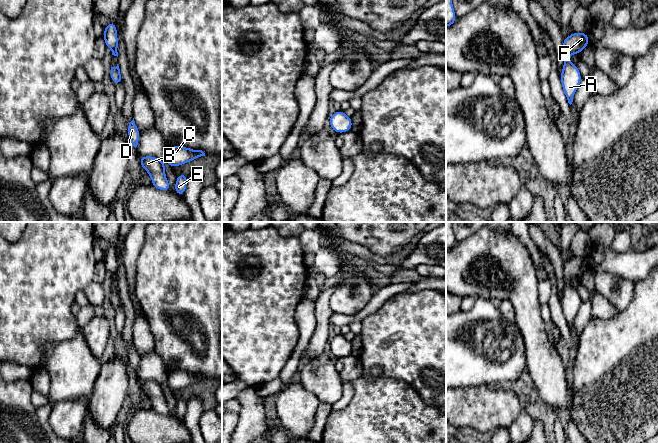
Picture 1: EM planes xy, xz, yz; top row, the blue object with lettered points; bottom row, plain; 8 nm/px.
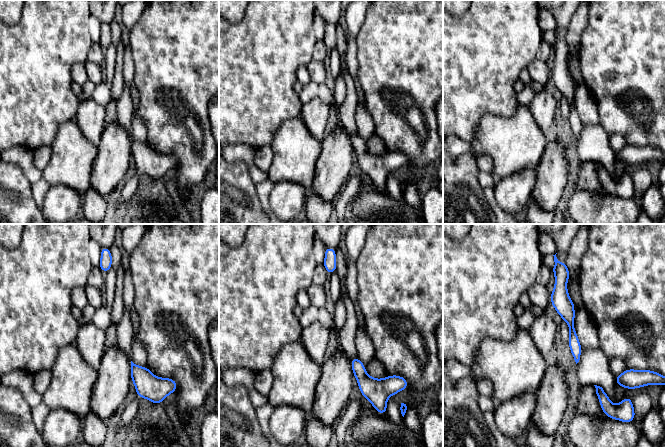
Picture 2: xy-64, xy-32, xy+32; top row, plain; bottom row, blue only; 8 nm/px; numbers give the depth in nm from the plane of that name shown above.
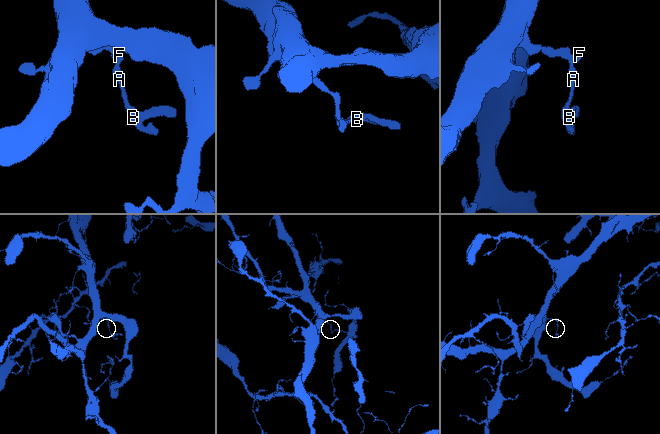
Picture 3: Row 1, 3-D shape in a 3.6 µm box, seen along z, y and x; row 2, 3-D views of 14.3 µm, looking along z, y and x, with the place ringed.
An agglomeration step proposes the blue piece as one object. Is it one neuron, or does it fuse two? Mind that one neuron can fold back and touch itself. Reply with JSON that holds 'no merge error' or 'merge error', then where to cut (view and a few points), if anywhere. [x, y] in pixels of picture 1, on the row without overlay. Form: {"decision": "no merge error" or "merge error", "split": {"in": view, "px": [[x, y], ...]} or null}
{"decision": "no merge error", "split": null}

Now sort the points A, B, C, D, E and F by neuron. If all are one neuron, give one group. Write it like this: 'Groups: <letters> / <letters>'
Groups: A B C D E F

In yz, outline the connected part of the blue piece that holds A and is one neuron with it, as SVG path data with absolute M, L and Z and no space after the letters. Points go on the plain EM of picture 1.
M582 256L570 258L567 262L563 263L564 289L560 304L570 329L573 326L574 318L582 304L582 300L580 299L576 288L569 285L569 281L573 277L580 279L582 274L589 268L588 258Z

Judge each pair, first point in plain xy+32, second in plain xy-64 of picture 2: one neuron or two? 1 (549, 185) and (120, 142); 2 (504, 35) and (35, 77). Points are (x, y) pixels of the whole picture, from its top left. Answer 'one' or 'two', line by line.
1: one
2: one

